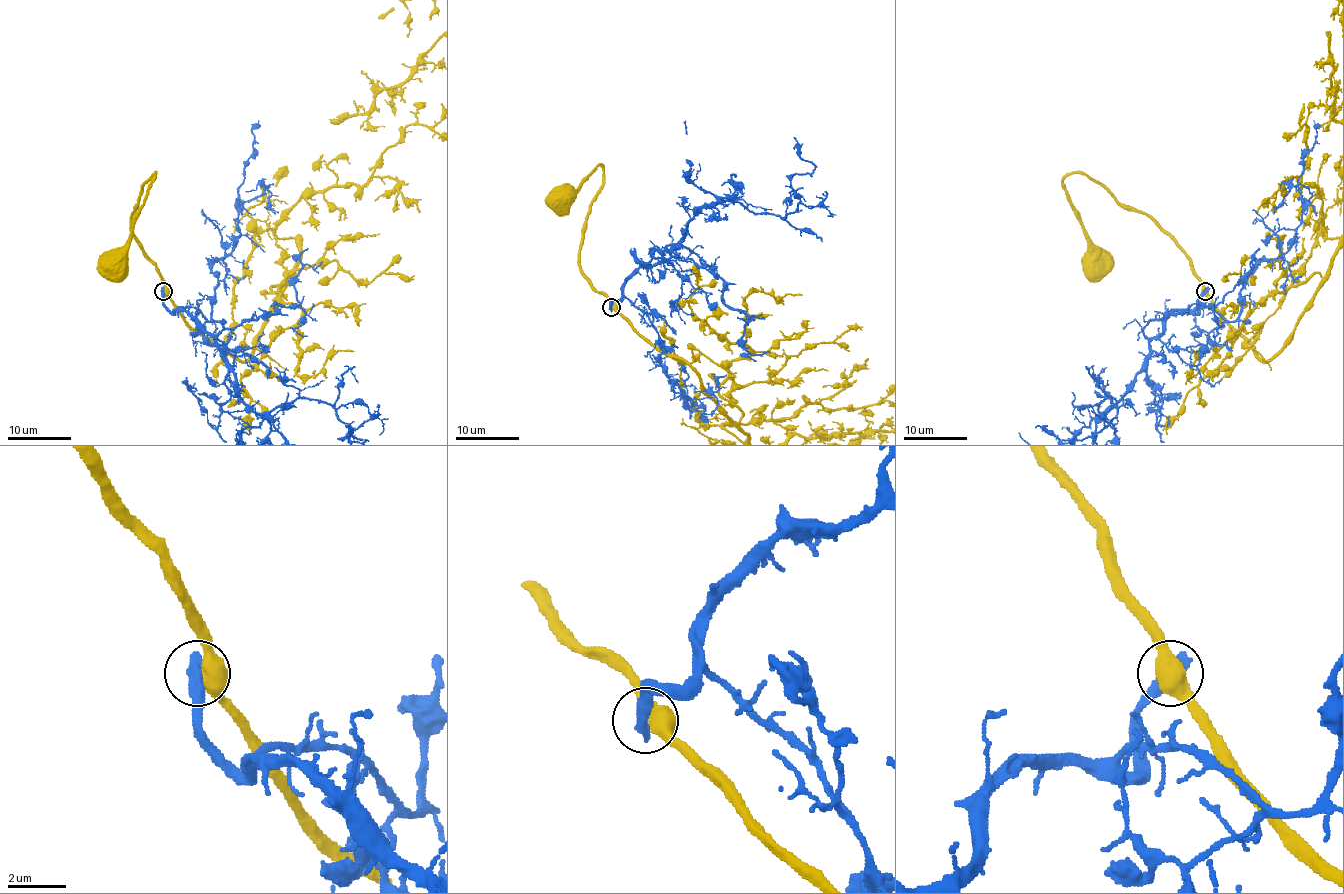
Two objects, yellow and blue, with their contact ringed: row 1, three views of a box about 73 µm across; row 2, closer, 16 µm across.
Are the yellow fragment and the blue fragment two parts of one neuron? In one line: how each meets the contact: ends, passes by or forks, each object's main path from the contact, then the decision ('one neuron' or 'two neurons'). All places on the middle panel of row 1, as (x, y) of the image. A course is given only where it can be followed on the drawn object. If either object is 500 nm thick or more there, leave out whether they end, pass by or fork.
yellow via (612, 307), (612, 302), (593, 287), (580, 266), (582, 225), (590, 205), (603, 187), (599, 165), (561, 198) | two neurons

